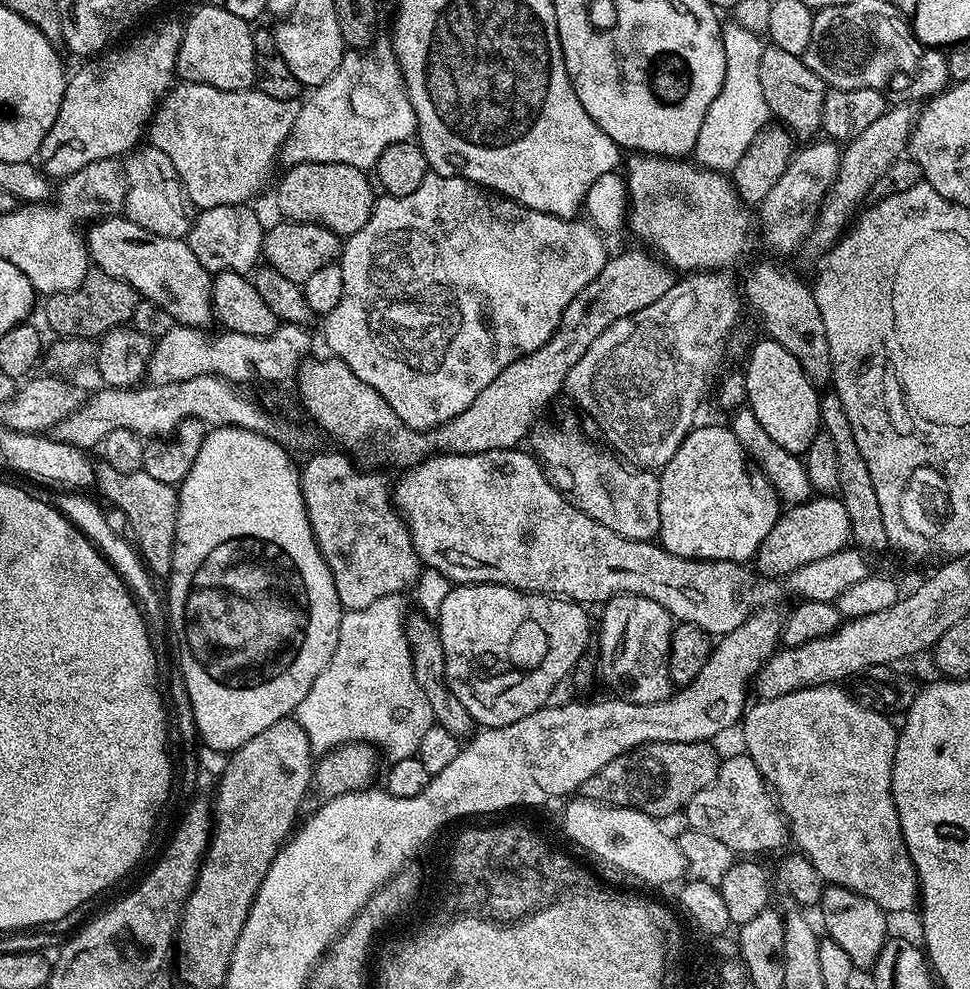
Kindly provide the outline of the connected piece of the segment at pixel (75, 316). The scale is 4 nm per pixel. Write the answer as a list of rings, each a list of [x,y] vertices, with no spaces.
[[[90,270],[73,292],[58,292],[47,301],[52,311],[48,324],[56,331],[57,337],[92,340],[111,328],[127,325],[134,314],[137,299],[138,293],[125,280],[114,278],[108,272]]]

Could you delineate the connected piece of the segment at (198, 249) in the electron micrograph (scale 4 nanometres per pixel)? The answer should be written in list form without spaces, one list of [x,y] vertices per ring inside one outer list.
[[[227,204],[226,206],[214,206],[213,208],[203,209],[199,213],[194,226],[187,234],[190,250],[194,250],[194,258],[202,262],[202,266],[210,274],[217,272],[239,272],[248,274],[261,263],[262,253],[264,251],[264,233],[265,225],[260,225],[260,220],[256,217],[256,212],[248,204]]]

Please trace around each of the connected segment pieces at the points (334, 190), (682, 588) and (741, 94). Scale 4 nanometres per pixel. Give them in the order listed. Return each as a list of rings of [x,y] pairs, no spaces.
[[[306,162],[291,165],[285,172],[288,173],[281,178],[276,188],[276,204],[285,221],[321,224],[341,238],[352,236],[366,226],[372,213],[374,195],[373,181],[365,169],[345,164]]]
[[[503,448],[502,450],[490,450],[482,454],[466,454],[465,456],[449,456],[447,454],[437,454],[421,464],[413,464],[407,469],[408,472],[400,481],[394,484],[394,503],[396,509],[400,511],[400,517],[408,525],[412,541],[416,547],[417,554],[420,555],[420,561],[423,565],[438,570],[442,575],[451,581],[453,585],[458,584],[501,584],[507,588],[516,588],[520,592],[539,592],[541,594],[551,594],[557,598],[565,600],[574,600],[577,604],[585,606],[603,605],[605,601],[621,593],[628,593],[631,596],[641,596],[650,598],[650,602],[658,602],[662,610],[666,610],[673,618],[673,621],[681,624],[693,624],[701,628],[703,632],[708,633],[713,638],[721,638],[730,634],[732,630],[738,629],[751,618],[753,612],[771,605],[772,600],[776,600],[783,594],[784,588],[794,595],[800,596],[801,601],[817,600],[818,602],[836,602],[850,586],[862,582],[870,574],[868,568],[869,557],[863,551],[855,546],[843,548],[840,552],[830,554],[830,558],[818,558],[818,562],[810,562],[798,570],[794,570],[789,576],[783,577],[782,583],[776,578],[761,578],[755,571],[747,572],[743,563],[735,560],[691,560],[670,554],[666,549],[661,548],[659,543],[648,540],[631,540],[616,534],[609,527],[604,526],[601,522],[596,522],[582,510],[576,509],[563,493],[555,489],[554,486],[546,480],[540,464],[531,451],[520,452],[516,448]]]
[[[734,22],[723,25],[720,37],[726,54],[726,78],[722,90],[718,90],[718,98],[710,102],[706,118],[702,118],[702,130],[698,130],[694,149],[695,163],[702,168],[711,168],[713,172],[724,172],[738,166],[756,136],[770,124],[766,98],[762,98],[762,86],[754,71],[754,65],[765,50],[761,37],[750,34],[750,30],[742,30],[742,26]]]

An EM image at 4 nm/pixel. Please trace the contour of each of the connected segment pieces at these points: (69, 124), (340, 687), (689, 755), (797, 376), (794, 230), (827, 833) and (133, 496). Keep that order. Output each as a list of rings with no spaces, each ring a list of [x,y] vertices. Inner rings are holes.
[[[162,22],[126,46],[116,50],[109,49],[89,59],[75,75],[69,77],[58,118],[40,147],[41,157],[44,156],[42,170],[46,176],[54,180],[73,176],[92,162],[117,159],[139,145],[138,140],[143,139],[157,105],[175,81],[177,54],[182,36],[183,25],[180,22]]]
[[[399,595],[378,598],[364,610],[341,615],[338,646],[330,662],[326,662],[326,670],[314,678],[310,694],[298,702],[294,713],[302,730],[306,730],[306,738],[310,738],[313,753],[330,752],[341,744],[384,744],[389,761],[417,755],[417,746],[434,721],[430,702],[426,702],[426,694],[414,678],[400,599]],[[404,712],[408,715],[405,728]],[[404,740],[412,740],[412,744],[404,748]]]
[[[658,742],[638,745],[623,752],[614,762],[602,766],[598,774],[591,776],[582,786],[586,800],[607,802],[614,808],[633,808],[655,818],[672,816],[681,811],[685,804],[710,782],[714,782],[720,768],[721,757],[716,756],[711,743]]]
[[[760,338],[752,348],[752,357],[748,360],[748,368],[743,369],[743,374],[746,378],[747,407],[751,408],[754,418],[762,422],[766,434],[770,434],[770,438],[774,438],[782,450],[797,454],[805,452],[822,430],[821,393],[805,374],[798,358],[794,358],[786,346]]]
[[[808,142],[804,149],[797,151],[795,155],[793,155],[792,159],[789,162],[789,165],[786,166],[785,173],[782,174],[778,182],[774,184],[774,188],[770,190],[769,194],[766,195],[766,198],[761,201],[758,205],[758,211],[760,211],[760,228],[764,231],[764,240],[769,244],[770,247],[773,248],[776,252],[792,252],[795,248],[799,249],[801,245],[803,245],[804,241],[808,239],[808,235],[812,233],[812,226],[816,223],[816,217],[820,214],[820,206],[824,202],[824,197],[827,196],[828,191],[830,190],[830,186],[833,182],[836,181],[836,175],[838,174],[838,170],[840,169],[840,154],[841,149],[837,147],[835,143],[832,142],[824,142],[828,144],[812,144],[816,142]]]
[[[839,683],[819,684],[813,688],[794,690],[790,694],[782,694],[782,698],[770,698],[760,700],[756,705],[749,707],[743,714],[742,727],[744,726],[744,748],[743,751],[758,766],[758,770],[768,781],[768,787],[774,793],[778,807],[788,821],[788,830],[791,839],[796,839],[799,855],[804,856],[818,870],[821,880],[837,888],[854,890],[870,902],[874,902],[884,912],[895,914],[895,912],[908,912],[917,907],[920,898],[920,883],[914,870],[914,862],[908,853],[908,847],[902,834],[902,826],[898,818],[896,803],[892,797],[892,767],[894,766],[894,754],[896,753],[896,738],[898,735],[897,725],[891,724],[889,717],[883,712],[876,711],[868,704],[855,700],[850,693]]]
[[[101,463],[96,470],[96,484],[108,495],[112,504],[120,507],[122,515],[128,519],[130,527],[136,531],[135,543],[144,567],[153,577],[167,578],[172,573],[174,562],[174,542],[176,541],[176,523],[178,522],[178,492],[173,485],[157,482],[144,471],[123,473],[114,470],[107,463]]]

